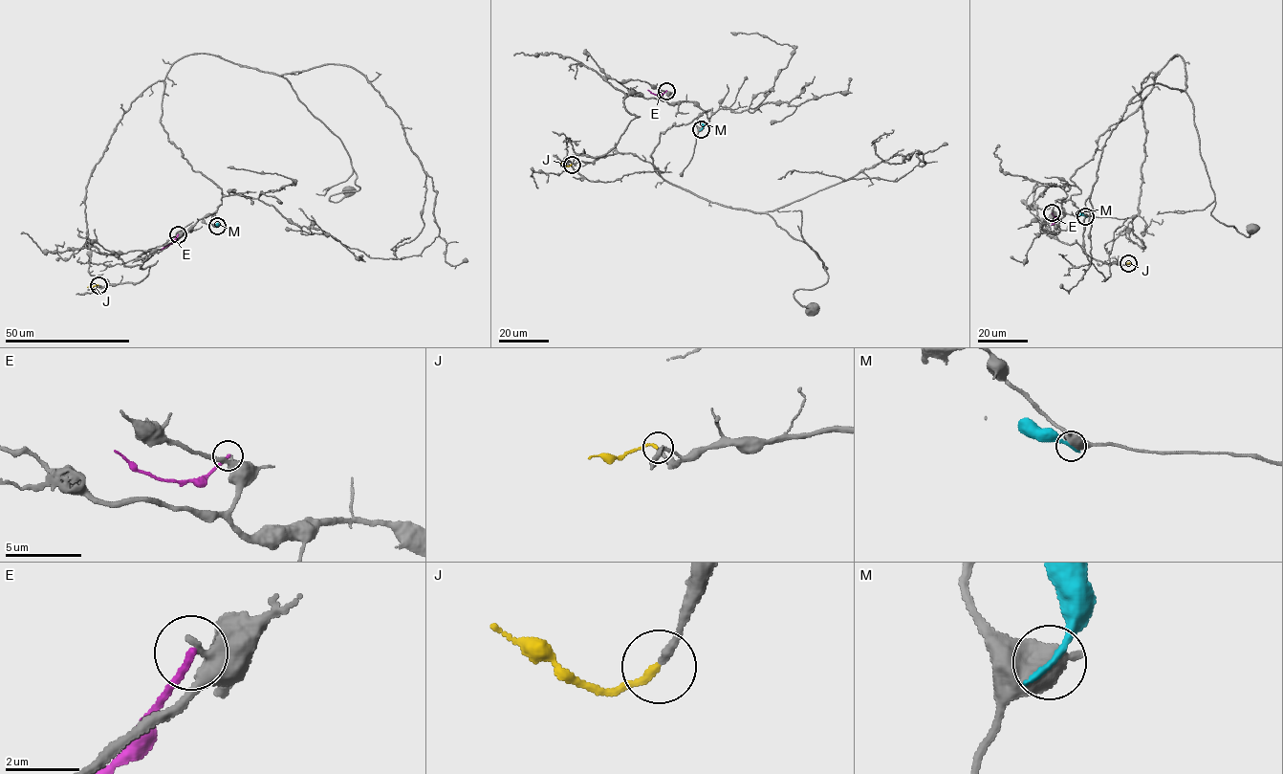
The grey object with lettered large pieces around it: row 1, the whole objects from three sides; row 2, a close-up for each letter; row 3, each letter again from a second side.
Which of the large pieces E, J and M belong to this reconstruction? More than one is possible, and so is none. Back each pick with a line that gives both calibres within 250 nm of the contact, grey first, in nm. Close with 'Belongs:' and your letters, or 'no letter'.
J: 240/200 nm
Belongs: J

